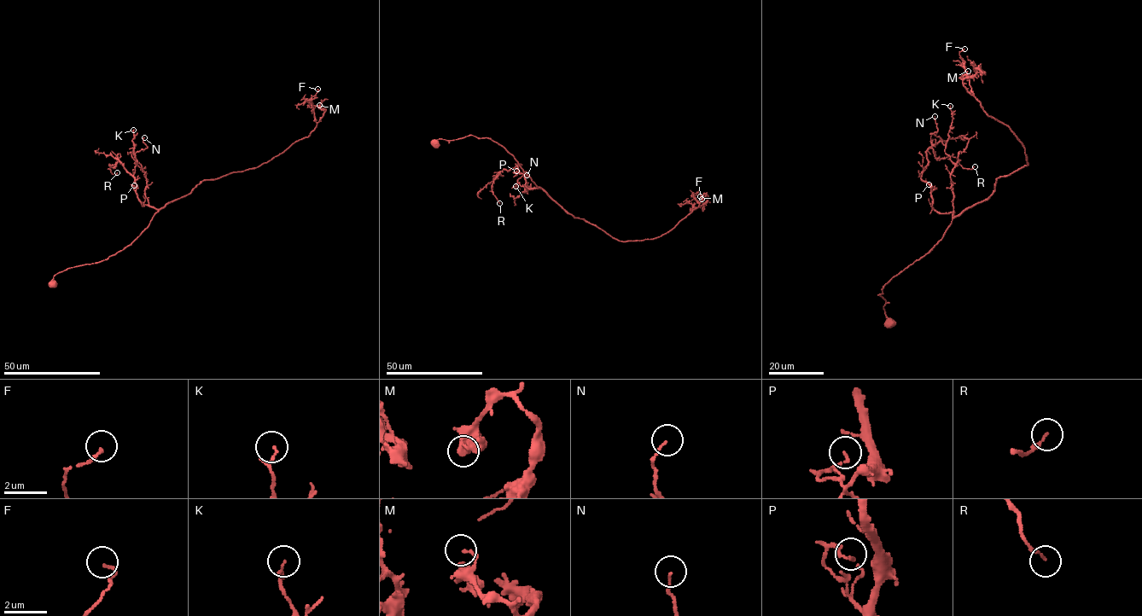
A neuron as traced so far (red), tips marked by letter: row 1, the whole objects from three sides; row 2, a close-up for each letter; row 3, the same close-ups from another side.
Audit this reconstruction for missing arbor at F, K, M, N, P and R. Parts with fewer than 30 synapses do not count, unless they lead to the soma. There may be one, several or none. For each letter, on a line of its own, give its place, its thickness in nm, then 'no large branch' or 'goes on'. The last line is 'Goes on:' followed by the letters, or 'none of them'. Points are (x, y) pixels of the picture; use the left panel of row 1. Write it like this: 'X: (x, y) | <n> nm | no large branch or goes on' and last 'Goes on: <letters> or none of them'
F: (317, 89) | 150 nm | no large branch
K: (133, 130) | 80 nm | no large branch
M: (319, 105) | 120 nm | no large branch
N: (144, 137) | 80 nm | no large branch
P: (134, 185) | 110 nm | no large branch
R: (117, 172) | 130 nm | no large branch
Goes on: none of them

